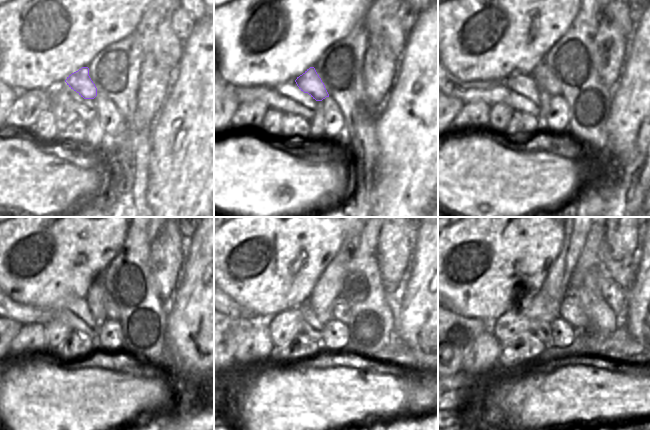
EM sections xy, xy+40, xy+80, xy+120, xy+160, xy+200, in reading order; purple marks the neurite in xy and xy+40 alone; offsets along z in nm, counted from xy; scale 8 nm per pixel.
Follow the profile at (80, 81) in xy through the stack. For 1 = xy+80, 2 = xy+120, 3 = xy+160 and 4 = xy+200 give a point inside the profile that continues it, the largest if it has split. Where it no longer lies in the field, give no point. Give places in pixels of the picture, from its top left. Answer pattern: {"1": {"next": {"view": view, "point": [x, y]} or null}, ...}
{"1": {"next": {"view": "xy+80", "point": [550, 84]}}, "2": {"next": {"view": "xy+120", "point": [112, 311]}}, "3": {"next": {"view": "xy+160", "point": [340, 312]}}, "4": {"next": {"view": "xy+200", "point": [570, 311]}}}

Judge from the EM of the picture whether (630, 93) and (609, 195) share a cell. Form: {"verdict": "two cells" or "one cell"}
{"verdict": "one cell"}

